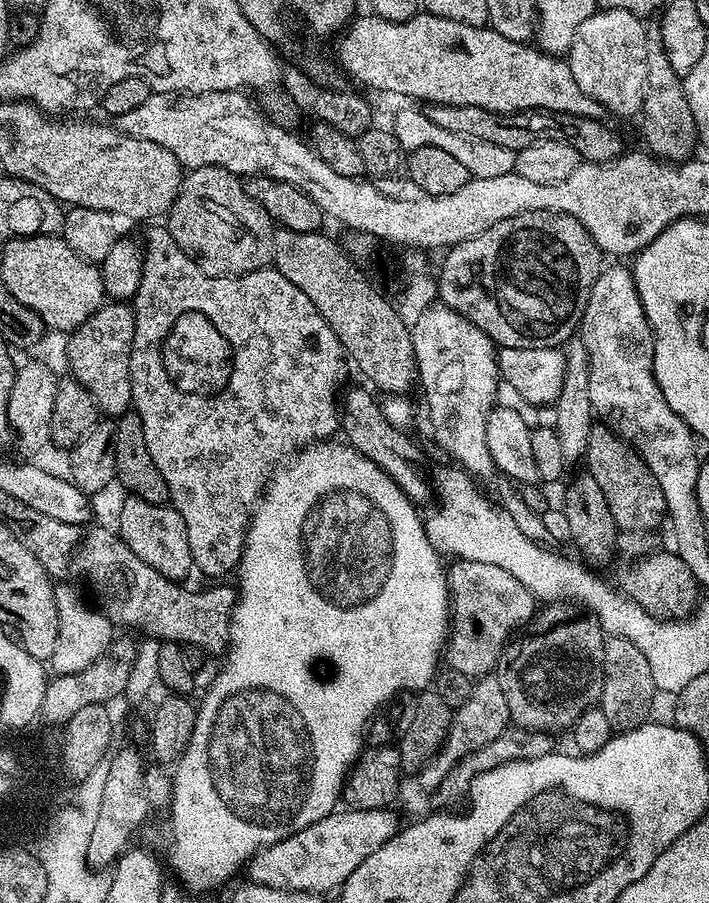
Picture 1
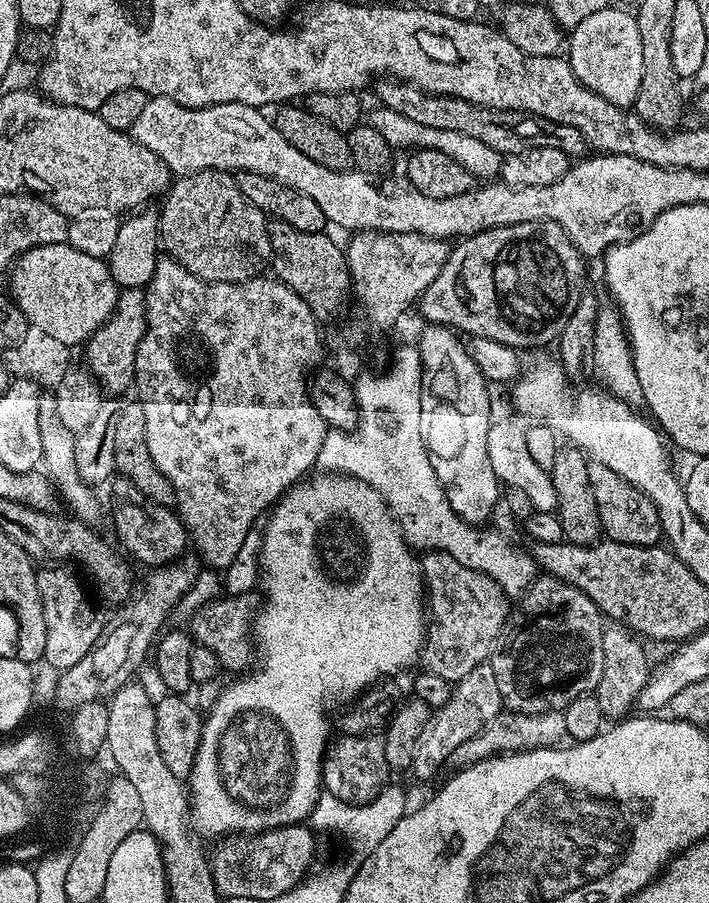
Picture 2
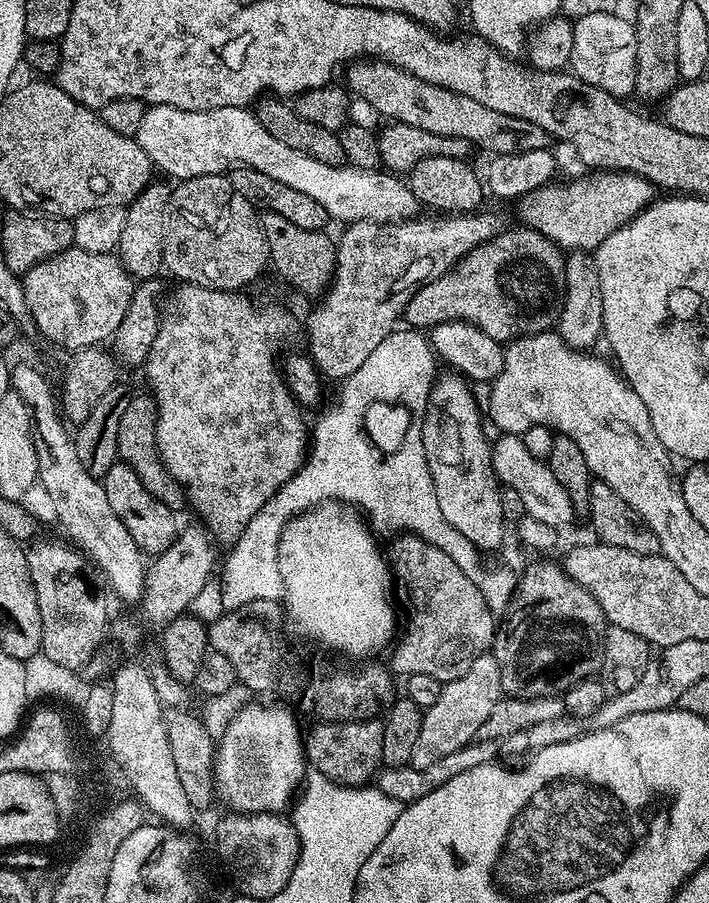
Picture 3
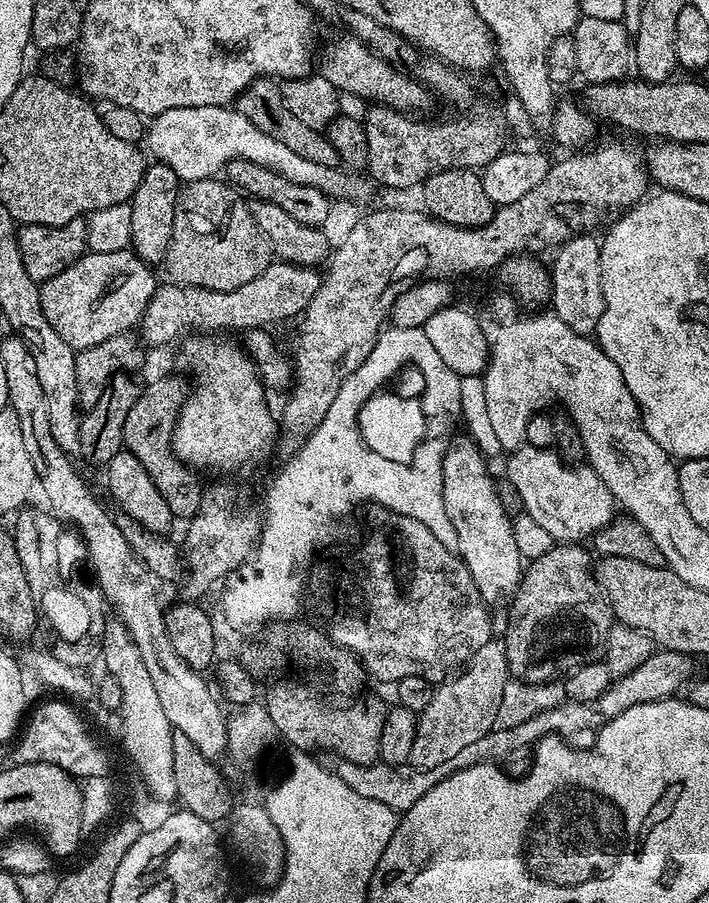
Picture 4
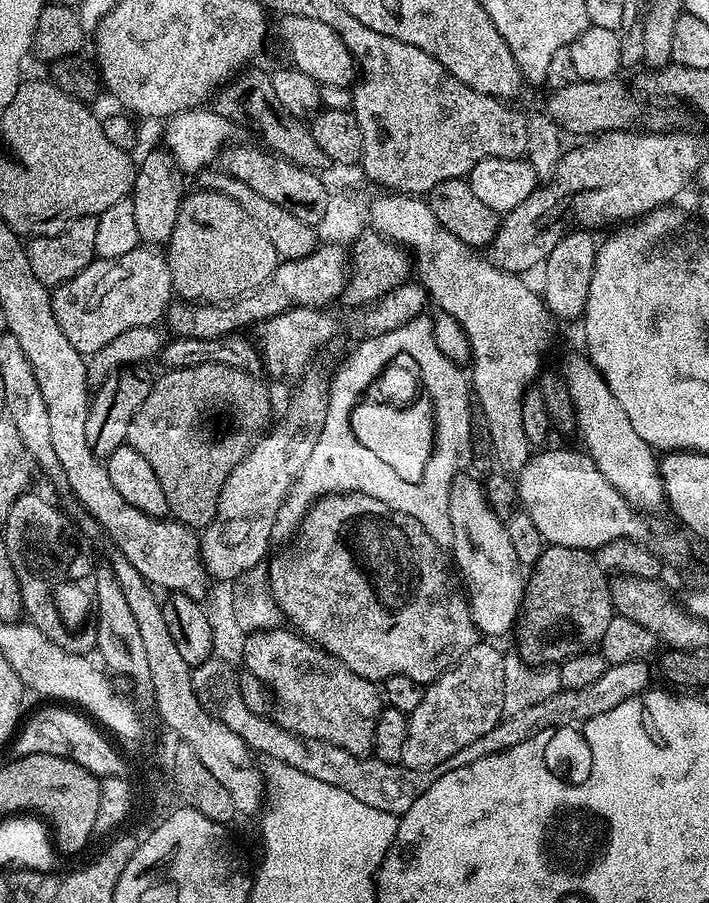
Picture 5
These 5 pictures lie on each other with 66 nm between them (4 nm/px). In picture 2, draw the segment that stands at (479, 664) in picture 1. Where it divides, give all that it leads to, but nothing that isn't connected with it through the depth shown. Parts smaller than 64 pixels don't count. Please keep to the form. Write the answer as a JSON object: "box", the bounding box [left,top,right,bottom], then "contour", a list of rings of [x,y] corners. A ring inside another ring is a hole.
{"box":[419,551,510,682],"contour":[[[425,551],[419,561],[420,570],[426,585],[426,608],[430,613],[430,623],[424,637],[422,668],[425,672],[438,674],[438,678],[458,682],[474,666],[485,663],[491,657],[510,616],[509,597],[486,573],[479,573],[452,558],[450,554]]]}

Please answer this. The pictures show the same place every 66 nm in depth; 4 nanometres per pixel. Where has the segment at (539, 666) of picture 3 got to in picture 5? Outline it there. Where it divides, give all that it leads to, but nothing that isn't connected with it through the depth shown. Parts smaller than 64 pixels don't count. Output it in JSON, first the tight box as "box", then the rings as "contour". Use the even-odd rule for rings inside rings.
{"box":[516,544,614,666],"contour":[[[548,544],[544,552],[538,558],[536,564],[531,565],[530,575],[526,580],[526,587],[524,589],[524,603],[522,611],[518,617],[518,627],[516,635],[518,634],[518,653],[521,659],[526,663],[537,666],[559,666],[564,661],[570,659],[572,656],[582,655],[584,652],[591,652],[599,645],[602,634],[606,634],[606,626],[610,626],[614,609],[612,604],[612,590],[610,587],[610,576],[602,570],[602,566],[598,566],[595,555],[586,548],[571,548],[570,546],[558,546],[557,544]]]}

